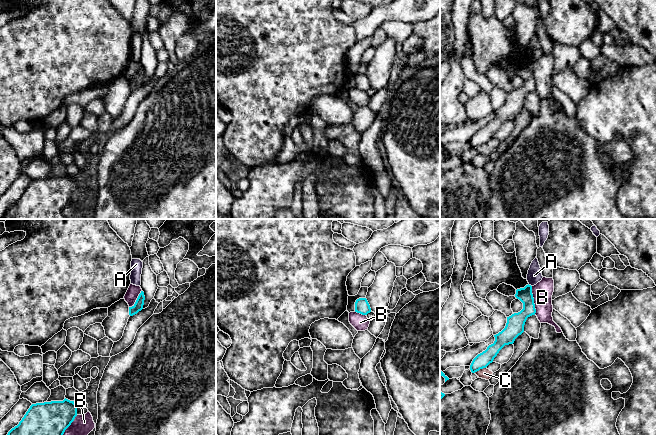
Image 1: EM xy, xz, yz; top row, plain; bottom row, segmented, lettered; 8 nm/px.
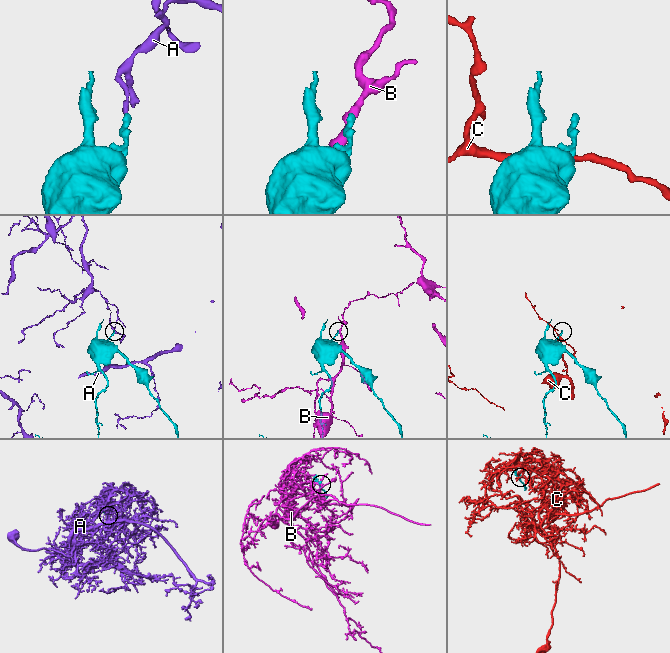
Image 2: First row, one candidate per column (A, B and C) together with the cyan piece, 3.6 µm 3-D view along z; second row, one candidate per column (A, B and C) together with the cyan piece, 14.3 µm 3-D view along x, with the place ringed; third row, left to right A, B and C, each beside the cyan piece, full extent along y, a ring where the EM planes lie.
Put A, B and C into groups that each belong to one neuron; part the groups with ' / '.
A / B / C

